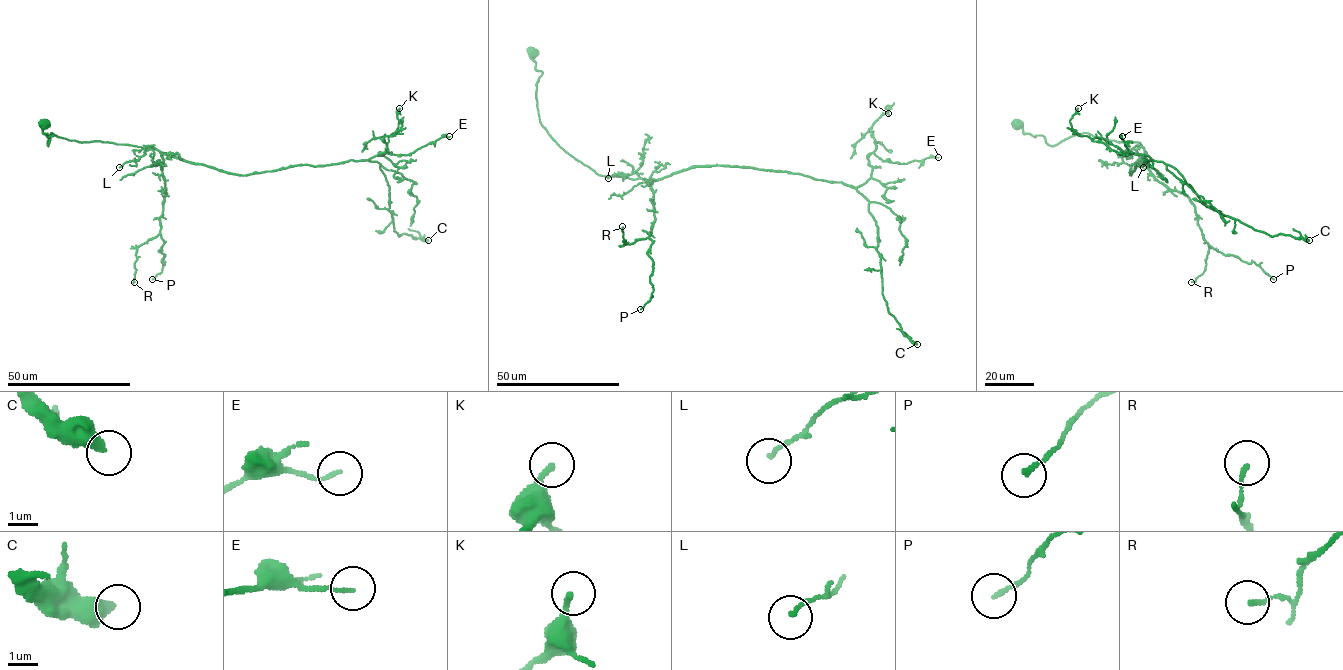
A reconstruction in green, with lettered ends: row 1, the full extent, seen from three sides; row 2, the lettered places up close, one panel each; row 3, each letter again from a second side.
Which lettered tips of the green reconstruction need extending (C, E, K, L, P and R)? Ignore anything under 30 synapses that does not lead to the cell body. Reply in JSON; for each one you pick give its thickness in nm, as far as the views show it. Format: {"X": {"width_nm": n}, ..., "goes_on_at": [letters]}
{"goes_on_at": []}

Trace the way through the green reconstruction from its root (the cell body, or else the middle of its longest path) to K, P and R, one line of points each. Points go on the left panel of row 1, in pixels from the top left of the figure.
K: (43, 123), (48, 145), (52, 133), (153, 147), (248, 175), (381, 156), (399, 108)
P: (43, 123), (53, 135), (48, 145), (52, 133), (161, 153), (165, 262), (152, 279)
R: (43, 123), (53, 135), (48, 145), (52, 133), (161, 153), (161, 229), (137, 247), (134, 282)

